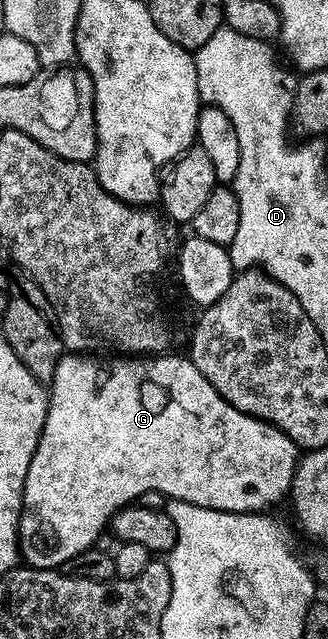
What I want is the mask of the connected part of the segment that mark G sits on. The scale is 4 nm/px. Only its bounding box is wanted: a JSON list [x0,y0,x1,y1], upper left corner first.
[18,354,300,569]

